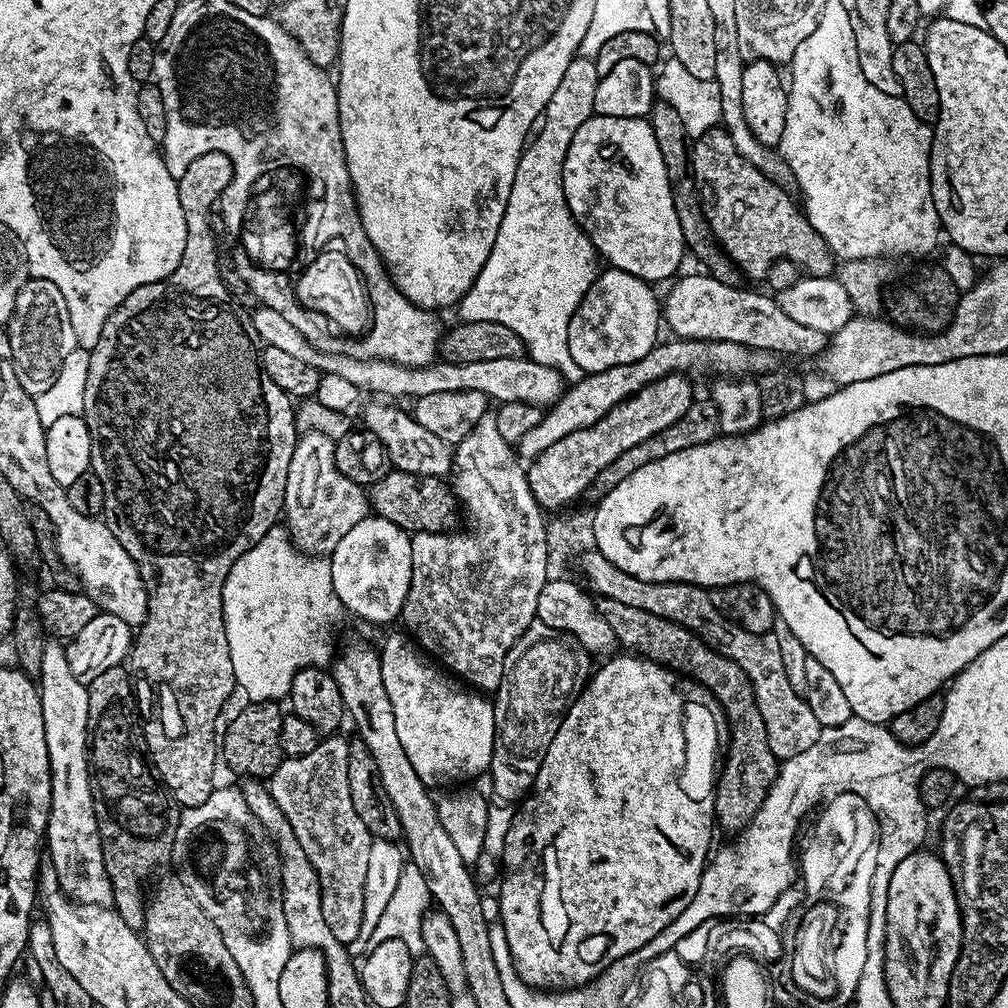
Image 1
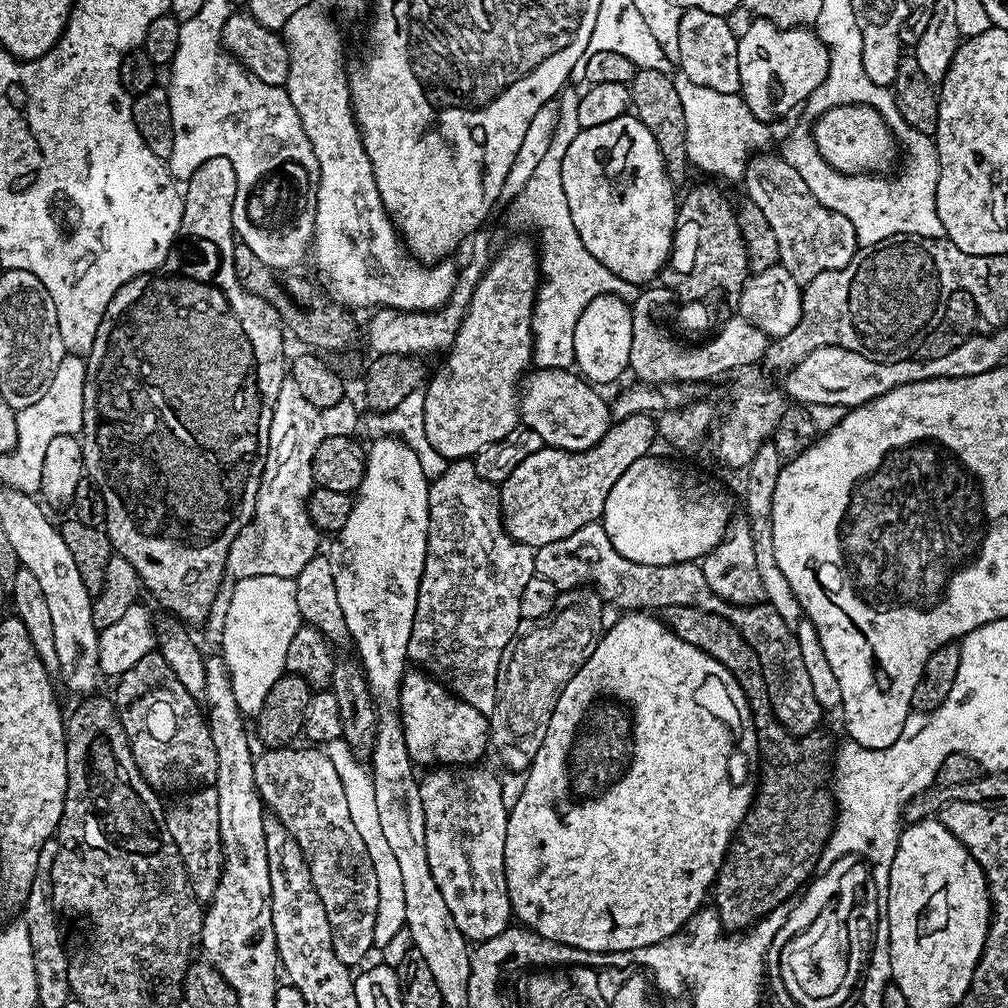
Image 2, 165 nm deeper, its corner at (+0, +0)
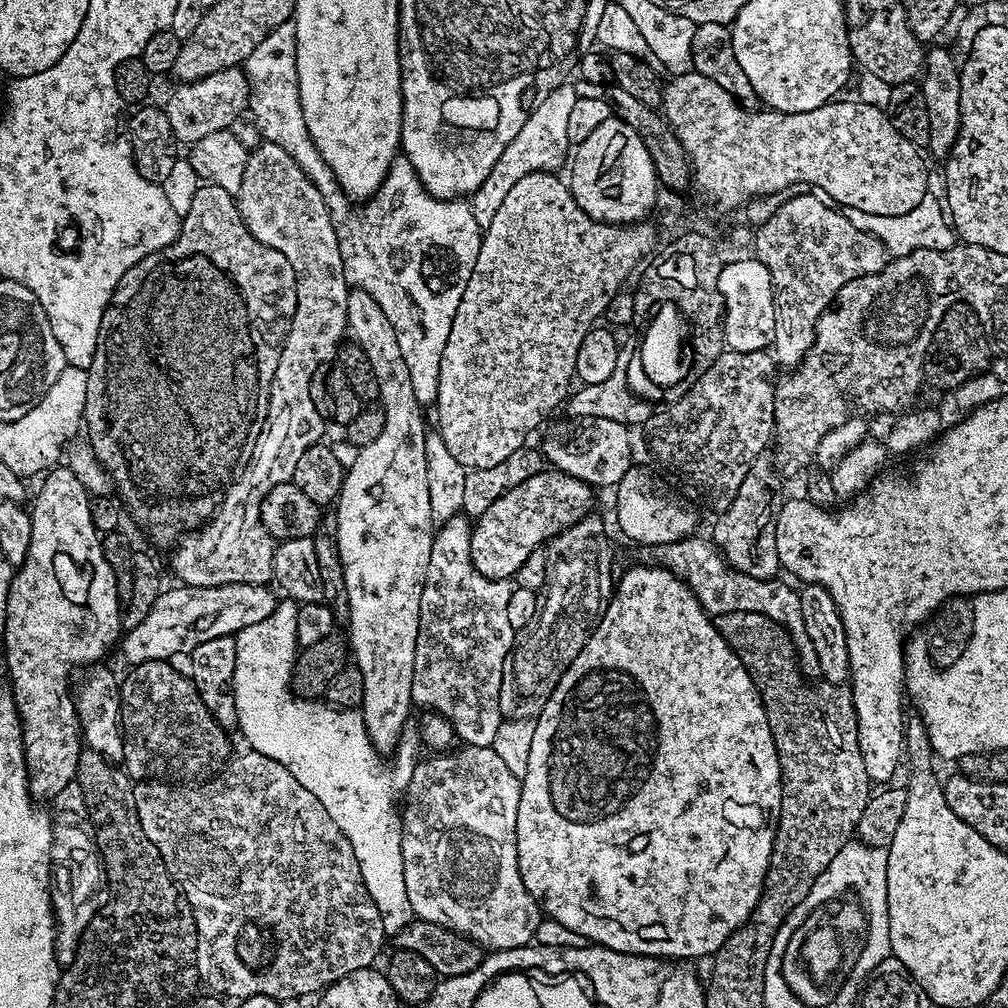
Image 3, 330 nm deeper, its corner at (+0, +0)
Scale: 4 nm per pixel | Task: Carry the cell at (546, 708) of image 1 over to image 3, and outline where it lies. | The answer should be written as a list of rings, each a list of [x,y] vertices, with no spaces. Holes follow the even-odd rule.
[[[596,514],[583,516],[581,520],[574,522],[574,526],[570,526],[555,537],[554,544],[560,547],[560,553],[551,561],[550,579],[547,581],[538,615],[525,628],[515,633],[512,650],[504,663],[500,691],[500,714],[504,720],[535,721],[546,706],[550,694],[554,694],[562,674],[566,674],[572,660],[583,649],[594,629],[600,625],[600,619],[604,617],[604,611],[608,608],[608,601],[611,600],[614,591],[612,552],[608,549],[608,532]]]

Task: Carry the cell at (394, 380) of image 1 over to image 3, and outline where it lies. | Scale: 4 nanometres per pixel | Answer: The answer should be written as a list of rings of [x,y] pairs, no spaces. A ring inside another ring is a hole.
[[[591,417],[592,428],[571,428],[560,424],[542,443],[545,461],[555,471],[565,472],[593,486],[611,489],[633,467],[632,436],[629,425],[619,424],[610,418]]]

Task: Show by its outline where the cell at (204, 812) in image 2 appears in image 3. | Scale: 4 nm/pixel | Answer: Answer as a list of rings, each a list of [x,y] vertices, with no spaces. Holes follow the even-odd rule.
[[[245,750],[244,753],[233,755],[228,763],[205,781],[165,782],[162,780],[145,780],[133,787],[134,806],[138,814],[138,822],[142,822],[142,830],[146,830],[146,838],[158,846],[162,858],[166,862],[172,880],[179,884],[180,891],[188,900],[192,913],[196,919],[196,933],[198,934],[198,974],[201,981],[209,984],[213,993],[221,997],[238,996],[245,998],[252,995],[270,995],[277,1001],[294,998],[295,995],[309,994],[311,991],[323,993],[324,989],[336,984],[346,974],[354,974],[354,970],[371,968],[377,962],[376,955],[384,944],[386,933],[382,926],[382,918],[378,914],[378,906],[374,906],[374,898],[366,890],[366,882],[362,882],[362,870],[358,866],[358,858],[354,858],[354,846],[342,834],[340,823],[330,814],[324,812],[322,802],[302,782],[290,774],[282,762],[274,762],[274,758],[266,758],[260,752]],[[244,916],[248,920],[268,920],[272,928],[276,928],[276,936],[280,936],[280,956],[276,952],[252,952],[252,924],[244,924]]]

